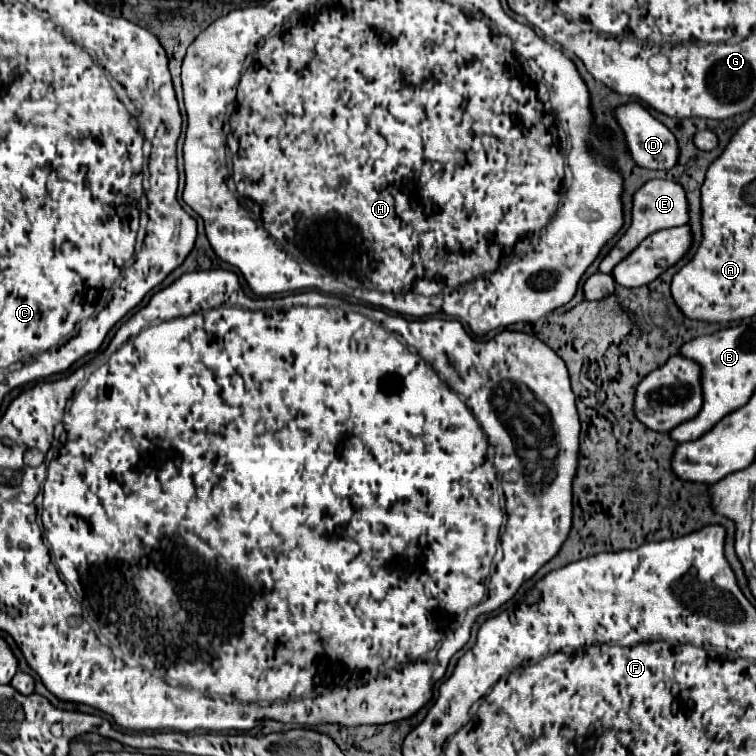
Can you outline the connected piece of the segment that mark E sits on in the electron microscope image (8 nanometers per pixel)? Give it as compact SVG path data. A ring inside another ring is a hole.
M650 180L646 182L636 194L634 194L634 208L632 208L632 226L628 228L628 232L618 240L618 244L608 252L608 256L602 260L600 264L600 272L612 272L614 266L624 260L644 238L648 238L650 234L664 230L664 228L674 228L674 226L682 226L688 224L690 216L688 216L688 198L684 188L678 182L672 180Z

